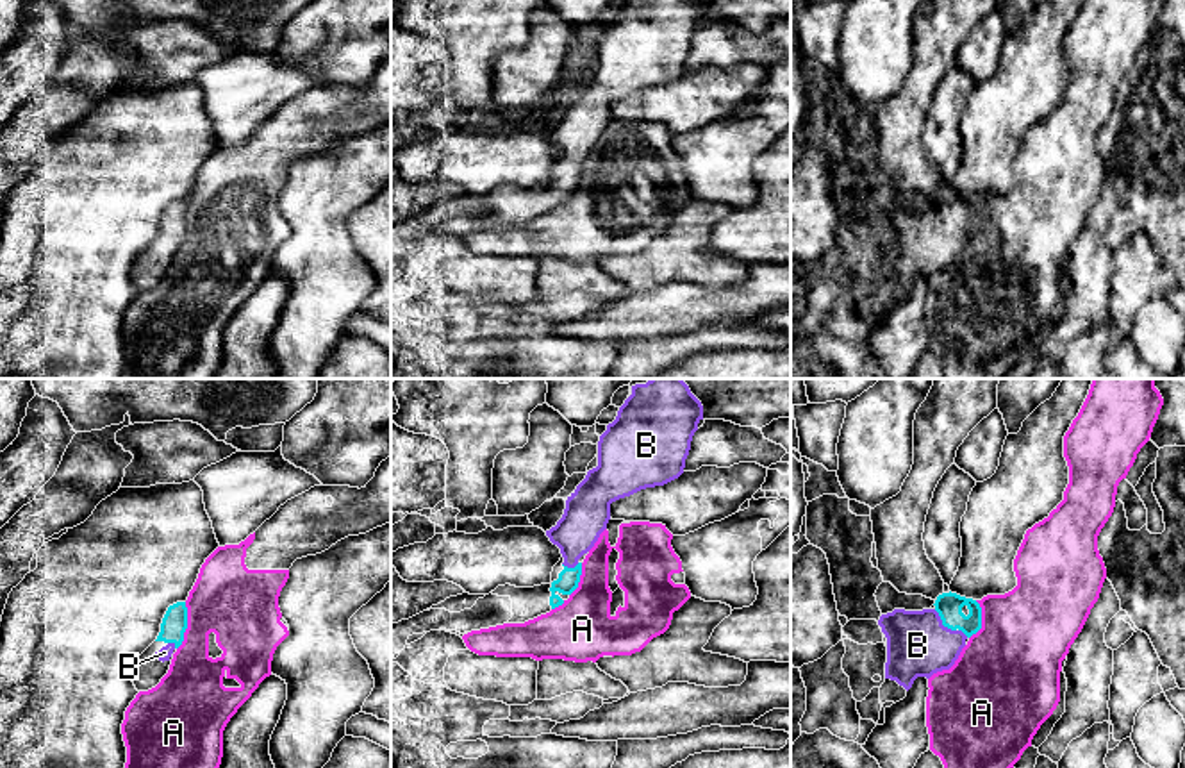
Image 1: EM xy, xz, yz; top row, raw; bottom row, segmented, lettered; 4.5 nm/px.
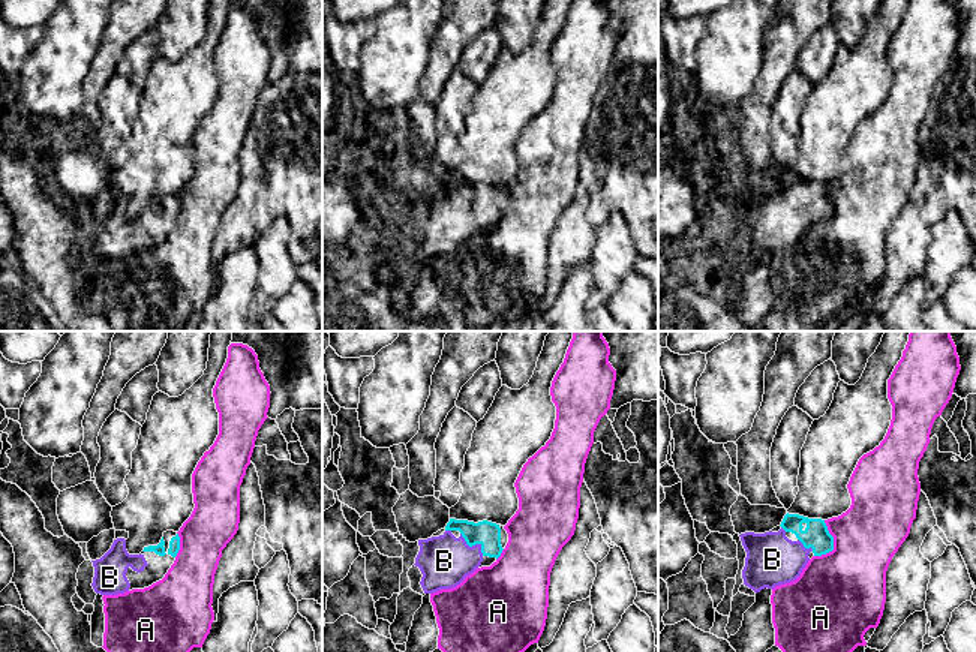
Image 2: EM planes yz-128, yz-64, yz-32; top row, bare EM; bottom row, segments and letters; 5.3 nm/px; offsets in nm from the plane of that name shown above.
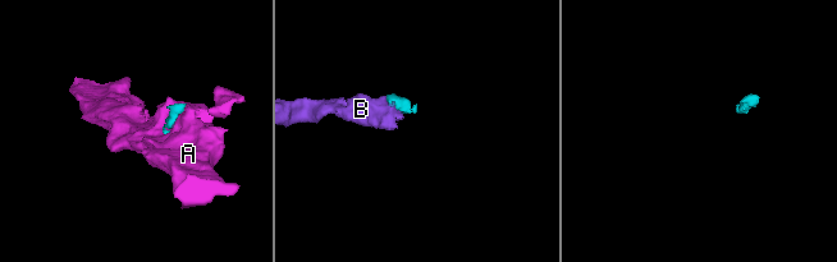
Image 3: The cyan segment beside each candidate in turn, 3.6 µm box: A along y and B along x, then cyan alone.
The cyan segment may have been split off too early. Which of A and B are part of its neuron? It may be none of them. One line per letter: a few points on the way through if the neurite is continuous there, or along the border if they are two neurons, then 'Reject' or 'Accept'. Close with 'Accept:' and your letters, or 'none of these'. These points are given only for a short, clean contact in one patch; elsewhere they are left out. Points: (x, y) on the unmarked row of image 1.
A: Boundary: xy (186, 202), (186, 231), (177, 249). Reject
B: Accept
Accept: B

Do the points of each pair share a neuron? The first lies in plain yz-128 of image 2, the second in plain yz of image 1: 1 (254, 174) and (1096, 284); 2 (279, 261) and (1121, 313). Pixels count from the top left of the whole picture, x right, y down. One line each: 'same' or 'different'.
1: same
2: same

